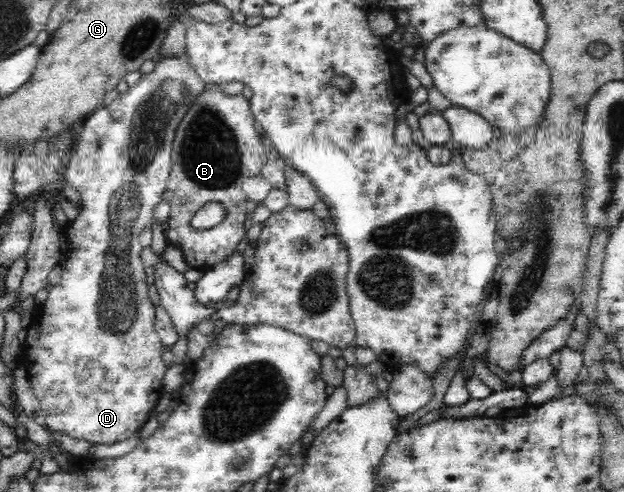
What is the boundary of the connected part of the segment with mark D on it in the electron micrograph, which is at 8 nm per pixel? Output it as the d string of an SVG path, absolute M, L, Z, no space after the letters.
M176 53L176 55L163 55L155 59L154 70L146 75L141 75L136 85L131 87L126 93L118 94L107 108L98 107L91 112L88 117L79 125L79 131L76 136L76 145L74 153L70 155L68 167L65 174L65 180L70 190L80 191L80 201L82 202L82 211L68 225L68 231L63 231L63 237L68 237L68 249L70 250L70 261L62 273L60 282L49 287L48 294L43 297L46 302L44 307L37 307L36 321L32 319L31 324L26 328L22 336L24 346L24 367L28 373L28 379L32 384L32 390L43 412L45 413L46 426L51 433L60 431L60 433L74 439L84 440L89 444L112 445L130 439L138 434L141 427L154 416L154 410L159 405L163 390L163 377L166 372L166 365L162 361L162 350L164 344L154 329L154 307L155 304L148 296L148 287L146 284L146 272L144 272L144 263L140 258L143 249L139 242L139 235L144 227L152 224L152 209L158 205L162 193L167 190L171 169L171 153L173 150L173 141L175 131L179 123L184 119L186 112L190 109L194 100L202 95L206 89L206 83L195 73L195 69L187 61L187 53Z

